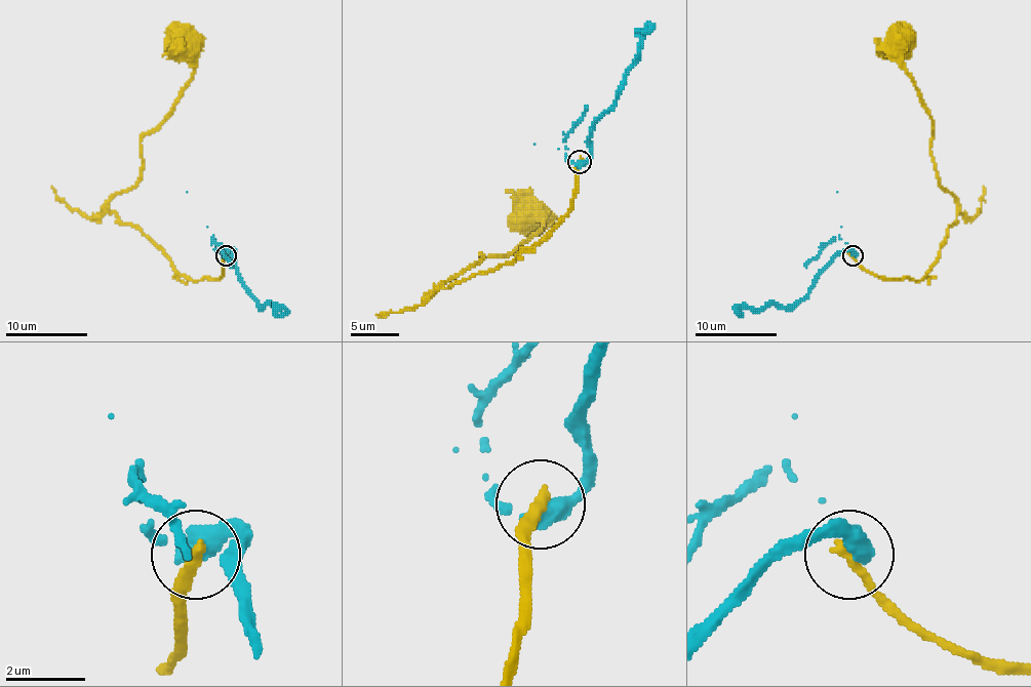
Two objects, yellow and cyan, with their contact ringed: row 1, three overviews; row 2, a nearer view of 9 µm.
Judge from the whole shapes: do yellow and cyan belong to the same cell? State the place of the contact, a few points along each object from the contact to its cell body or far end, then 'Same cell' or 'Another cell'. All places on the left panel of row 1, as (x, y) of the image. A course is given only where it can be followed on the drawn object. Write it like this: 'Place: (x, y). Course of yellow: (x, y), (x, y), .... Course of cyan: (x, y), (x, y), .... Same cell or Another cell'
Place: (226, 255). Course of yellow: (226, 255), (217, 278), (191, 280), (109, 202), (140, 175), (140, 140), (191, 77), (191, 54), (181, 44). Course of cyan: (226, 255), (234, 251), (236, 274), (261, 305), (289, 313). Another cell

